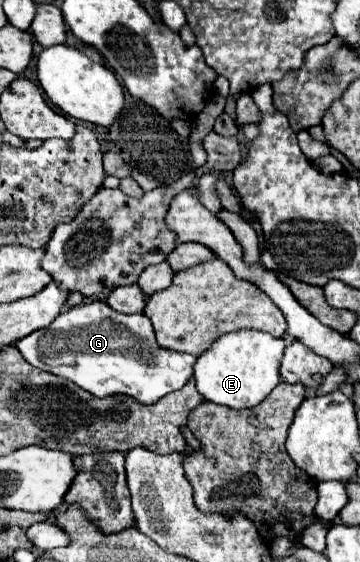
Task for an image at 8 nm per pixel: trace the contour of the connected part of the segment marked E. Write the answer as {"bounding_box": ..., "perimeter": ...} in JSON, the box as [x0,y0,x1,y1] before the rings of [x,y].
{"bounding_box":[193,330,285,410],"perimeter":[[[239,330],[221,336],[193,366],[195,384],[205,400],[233,410],[253,408],[279,384],[279,364],[283,358],[285,340],[273,338],[261,330]]]}

